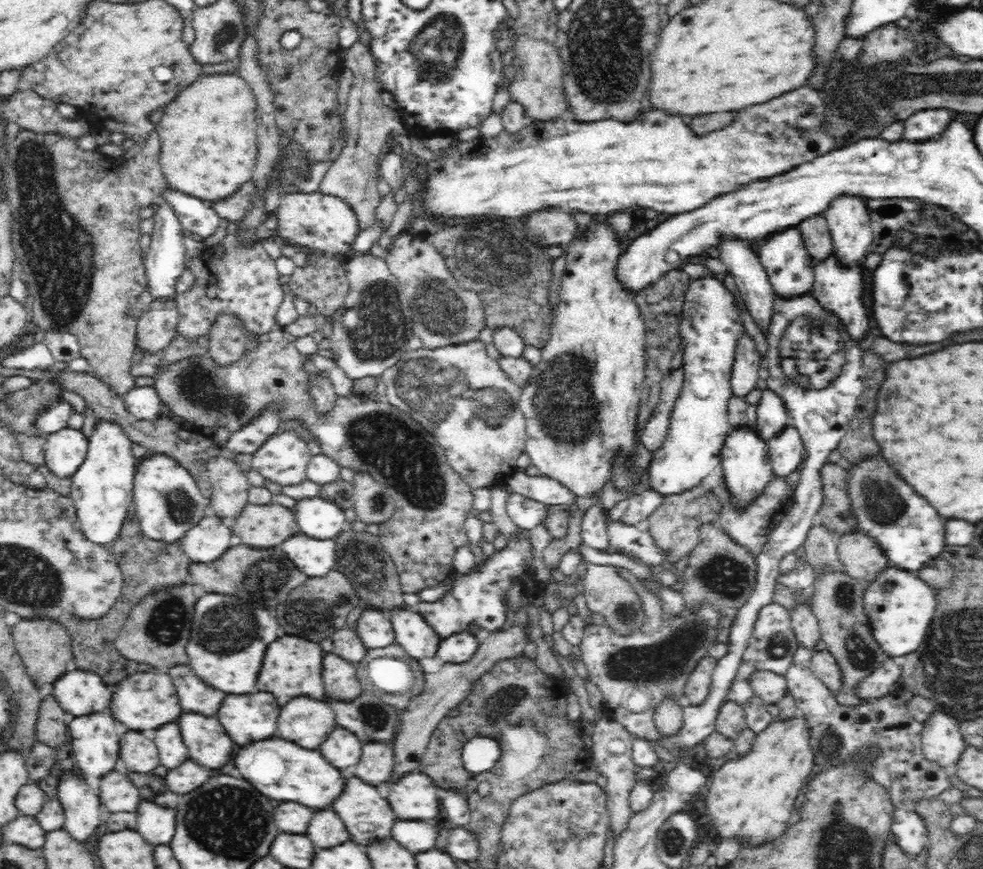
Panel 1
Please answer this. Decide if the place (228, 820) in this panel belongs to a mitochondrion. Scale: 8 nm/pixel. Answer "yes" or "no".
yes

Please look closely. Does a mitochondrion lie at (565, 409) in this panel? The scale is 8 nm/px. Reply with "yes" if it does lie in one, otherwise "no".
yes

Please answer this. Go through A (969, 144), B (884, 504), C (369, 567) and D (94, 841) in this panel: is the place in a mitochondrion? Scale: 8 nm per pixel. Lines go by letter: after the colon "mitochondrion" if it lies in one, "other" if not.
A: other
B: mitochondrion
C: mitochondrion
D: other

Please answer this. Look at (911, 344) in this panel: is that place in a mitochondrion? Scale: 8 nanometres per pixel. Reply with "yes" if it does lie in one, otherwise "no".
no

